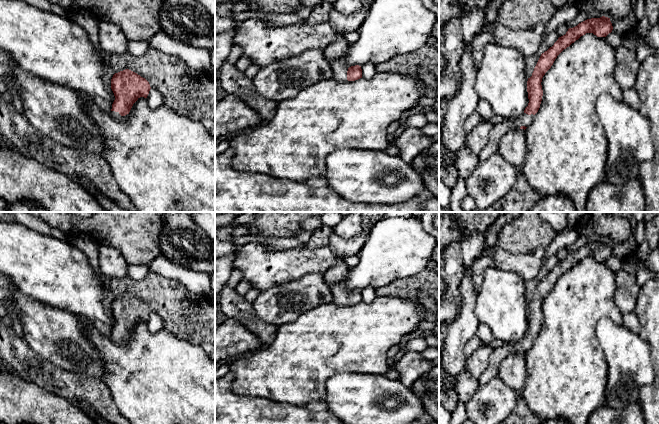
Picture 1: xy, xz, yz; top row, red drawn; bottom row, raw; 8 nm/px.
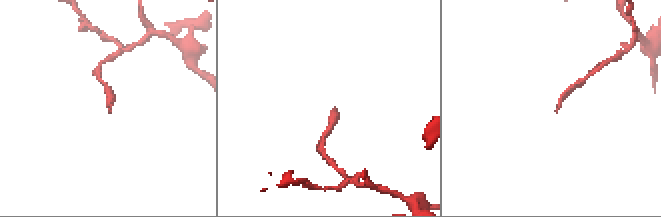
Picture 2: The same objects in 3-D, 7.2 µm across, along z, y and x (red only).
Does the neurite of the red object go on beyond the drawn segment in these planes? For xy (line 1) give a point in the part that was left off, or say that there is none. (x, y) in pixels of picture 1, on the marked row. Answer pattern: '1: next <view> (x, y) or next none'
1: next xy (115, 115)

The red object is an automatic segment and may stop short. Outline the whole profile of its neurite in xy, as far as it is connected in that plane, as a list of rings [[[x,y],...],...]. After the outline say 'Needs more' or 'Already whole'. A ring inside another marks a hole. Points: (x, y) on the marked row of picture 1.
[[[125,69],[113,75],[111,89],[115,100],[110,114],[114,119],[121,119],[129,114],[133,104],[140,97],[147,98],[151,87],[145,78],[129,69]]]. Needs more

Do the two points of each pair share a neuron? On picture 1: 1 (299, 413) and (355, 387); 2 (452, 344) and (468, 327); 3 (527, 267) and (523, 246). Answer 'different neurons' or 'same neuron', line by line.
1: different neurons
2: same neuron
3: different neurons

